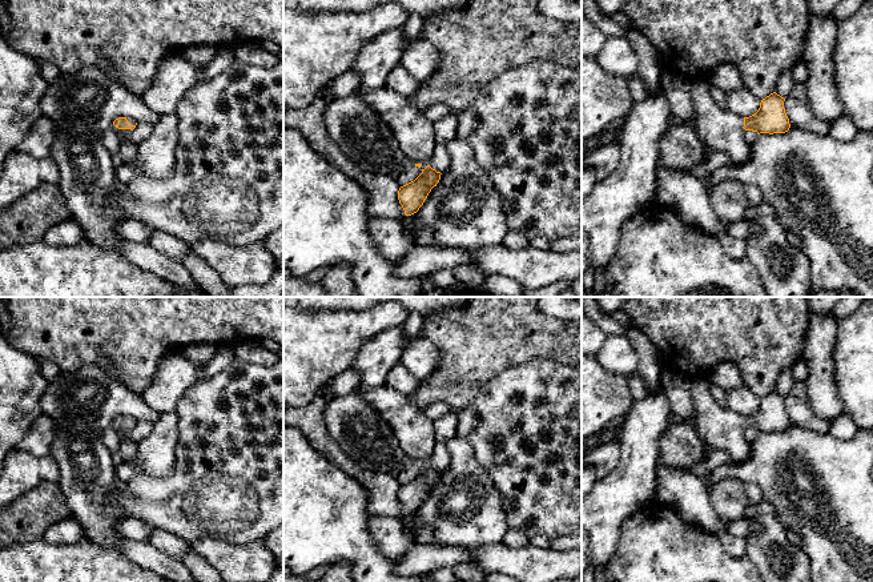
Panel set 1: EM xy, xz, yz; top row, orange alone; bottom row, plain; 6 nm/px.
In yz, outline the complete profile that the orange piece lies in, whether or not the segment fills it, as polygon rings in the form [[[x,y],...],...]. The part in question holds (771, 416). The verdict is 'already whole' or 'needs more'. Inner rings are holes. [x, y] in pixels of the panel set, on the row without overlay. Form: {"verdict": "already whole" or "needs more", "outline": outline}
{"verdict": "needs more", "outline": [[[707,376],[691,378],[695,414],[687,421],[709,445],[712,450],[727,451],[733,462],[741,463],[748,458],[749,445],[745,432],[785,432],[790,422],[785,412],[785,397],[776,390],[761,398],[759,409],[741,416],[720,406],[711,394],[711,382]]]}

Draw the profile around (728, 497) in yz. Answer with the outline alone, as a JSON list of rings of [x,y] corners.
[[[733,475],[721,479],[709,489],[709,498],[716,514],[727,521],[743,521],[749,505],[744,482]]]

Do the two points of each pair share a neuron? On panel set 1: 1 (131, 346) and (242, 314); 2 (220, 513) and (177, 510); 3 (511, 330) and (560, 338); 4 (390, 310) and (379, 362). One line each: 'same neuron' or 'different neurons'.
1: same neuron
2: same neuron
3: same neuron
4: different neurons

